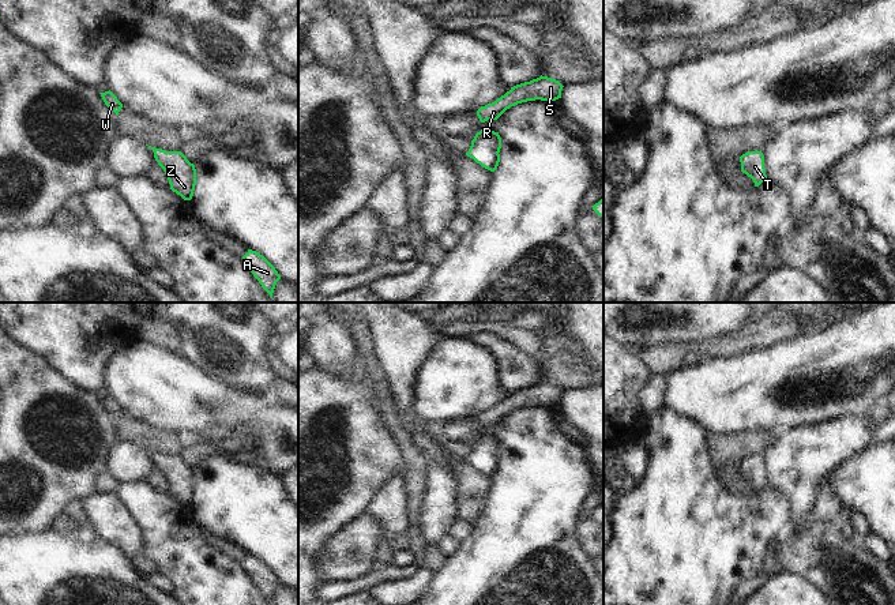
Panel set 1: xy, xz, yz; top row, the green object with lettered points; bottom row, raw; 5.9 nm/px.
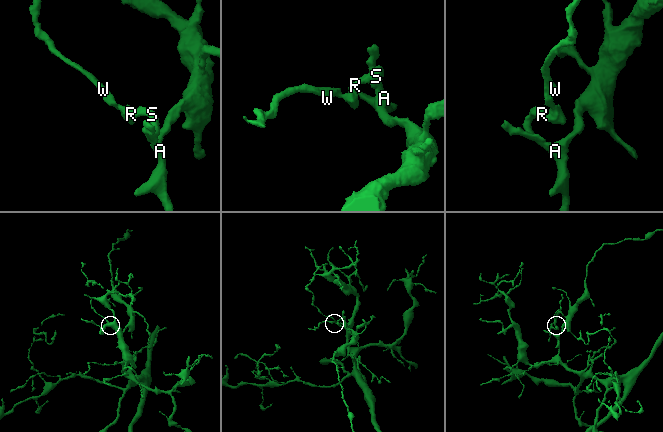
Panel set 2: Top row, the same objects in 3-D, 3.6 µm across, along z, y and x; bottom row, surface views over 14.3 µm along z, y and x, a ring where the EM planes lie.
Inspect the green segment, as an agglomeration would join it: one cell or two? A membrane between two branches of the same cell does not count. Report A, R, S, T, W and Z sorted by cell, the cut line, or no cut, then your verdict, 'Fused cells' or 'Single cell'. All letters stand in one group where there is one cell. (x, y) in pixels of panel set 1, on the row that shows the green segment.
Groups: A R S T W Z. No split. Single cell

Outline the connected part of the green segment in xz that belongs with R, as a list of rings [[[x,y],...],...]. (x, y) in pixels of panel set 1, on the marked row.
[[[539,76],[511,87],[504,95],[494,102],[481,106],[477,116],[481,123],[497,120],[507,109],[527,101],[556,101],[561,98],[563,84],[552,78]]]

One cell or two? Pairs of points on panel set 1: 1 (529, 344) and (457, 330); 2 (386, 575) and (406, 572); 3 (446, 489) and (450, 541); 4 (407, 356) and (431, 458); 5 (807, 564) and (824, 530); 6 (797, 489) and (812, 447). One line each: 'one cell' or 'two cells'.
1: one cell
2: one cell
3: two cells
4: one cell
5: one cell
6: one cell

